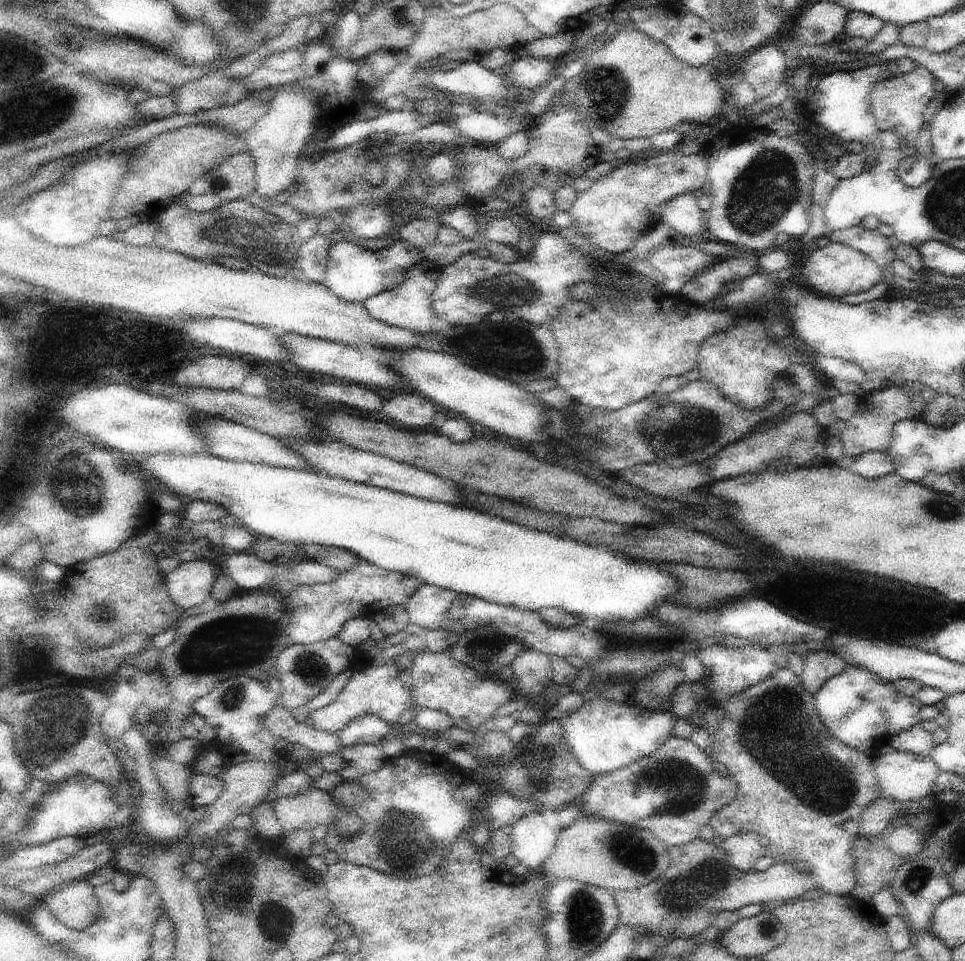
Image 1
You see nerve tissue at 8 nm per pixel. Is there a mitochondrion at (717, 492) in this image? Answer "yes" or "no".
no

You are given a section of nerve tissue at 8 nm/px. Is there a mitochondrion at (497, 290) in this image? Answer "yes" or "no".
yes

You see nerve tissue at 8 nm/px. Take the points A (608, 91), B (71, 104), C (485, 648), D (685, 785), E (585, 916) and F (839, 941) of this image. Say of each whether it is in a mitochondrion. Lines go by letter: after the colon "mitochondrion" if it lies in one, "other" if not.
A: mitochondrion
B: mitochondrion
C: mitochondrion
D: mitochondrion
E: mitochondrion
F: other

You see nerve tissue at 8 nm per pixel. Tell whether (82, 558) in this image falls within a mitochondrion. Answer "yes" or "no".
no

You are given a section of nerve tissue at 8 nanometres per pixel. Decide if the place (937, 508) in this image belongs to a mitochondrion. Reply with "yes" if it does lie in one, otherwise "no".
yes

